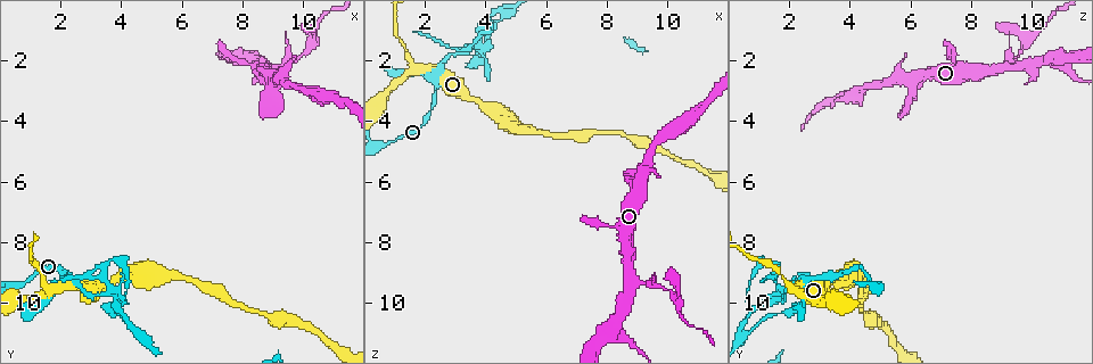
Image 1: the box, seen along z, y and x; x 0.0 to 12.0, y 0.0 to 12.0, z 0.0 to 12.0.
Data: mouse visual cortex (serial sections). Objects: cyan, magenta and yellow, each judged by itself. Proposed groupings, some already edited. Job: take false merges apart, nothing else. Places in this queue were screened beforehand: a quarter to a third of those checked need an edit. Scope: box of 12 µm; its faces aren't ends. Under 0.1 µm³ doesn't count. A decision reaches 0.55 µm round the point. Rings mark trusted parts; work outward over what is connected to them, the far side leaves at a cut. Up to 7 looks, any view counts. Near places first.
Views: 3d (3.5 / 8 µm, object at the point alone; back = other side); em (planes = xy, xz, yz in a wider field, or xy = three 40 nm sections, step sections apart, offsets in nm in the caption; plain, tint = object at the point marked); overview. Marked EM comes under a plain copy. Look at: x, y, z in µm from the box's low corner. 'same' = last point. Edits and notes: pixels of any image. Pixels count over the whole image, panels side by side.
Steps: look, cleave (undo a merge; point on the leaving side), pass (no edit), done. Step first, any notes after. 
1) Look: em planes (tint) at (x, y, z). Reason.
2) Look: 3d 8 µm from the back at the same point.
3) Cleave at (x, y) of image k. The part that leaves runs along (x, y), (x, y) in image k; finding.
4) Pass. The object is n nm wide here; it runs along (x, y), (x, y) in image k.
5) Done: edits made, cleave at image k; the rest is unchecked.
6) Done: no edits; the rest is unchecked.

Look: 3d 8 µm at (1.7, 9.5, 2.3). Calibre changes.

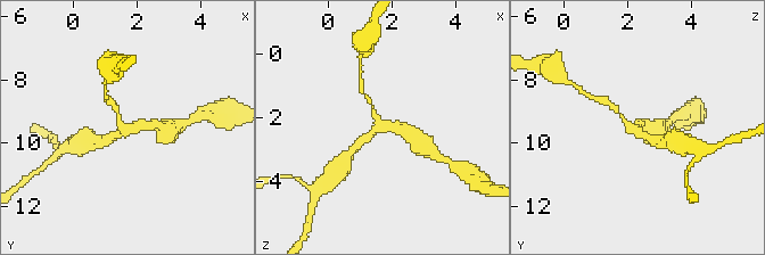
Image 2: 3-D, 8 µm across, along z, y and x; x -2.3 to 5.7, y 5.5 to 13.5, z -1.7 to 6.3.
Look: 3d 3.5 µm at (1.7, 9.6, 2.3). Closer look.

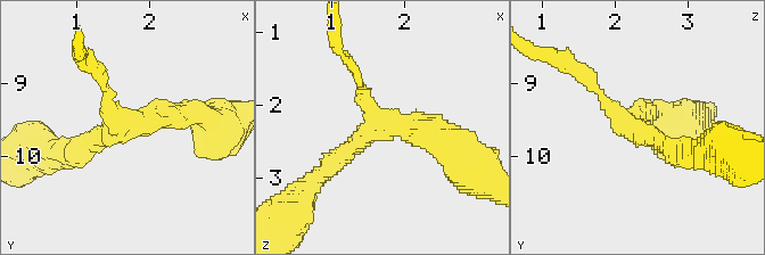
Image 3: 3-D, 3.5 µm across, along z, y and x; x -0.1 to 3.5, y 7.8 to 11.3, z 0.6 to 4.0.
Look: em planes (tint) at (1.75, 9.55, 2.25). 3 arms meet here; the arms are 150, 250, 300 nm wide.

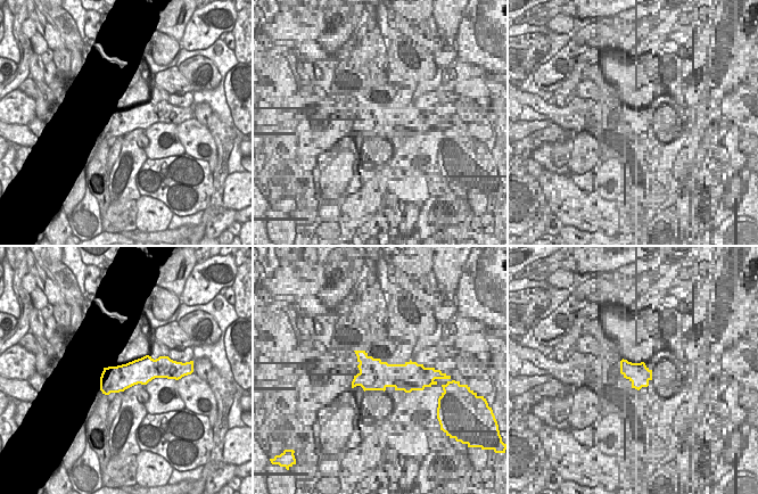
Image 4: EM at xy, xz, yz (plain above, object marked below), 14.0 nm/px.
Pass. The object is 380 nm wide here; it runs along (194, 112), (155, 115), (75, 154) in image 3; all the same cell.

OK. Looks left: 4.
Look: 3d 8 µm from the back at (3.4, 9.7, 1.6).

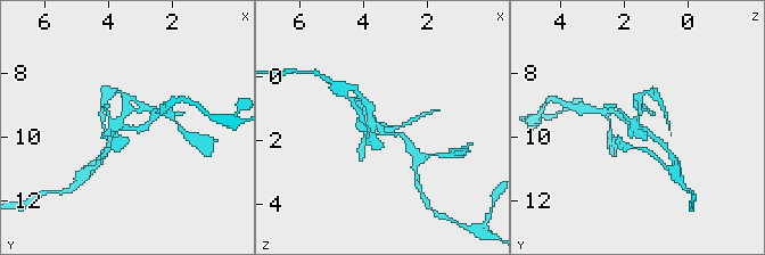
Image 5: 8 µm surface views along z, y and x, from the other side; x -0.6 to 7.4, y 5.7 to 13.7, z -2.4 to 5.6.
Look: 3d 3.5 µm at (3.5, 9.7, 1.7).

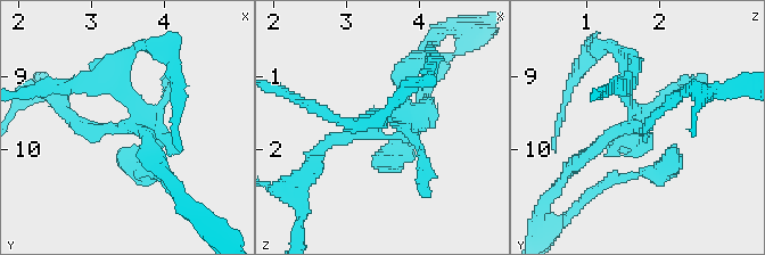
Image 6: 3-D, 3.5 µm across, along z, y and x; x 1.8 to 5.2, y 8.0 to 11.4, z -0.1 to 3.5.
Look: em xy step 2 (tint) at (3.45, 9.70, 1.60).

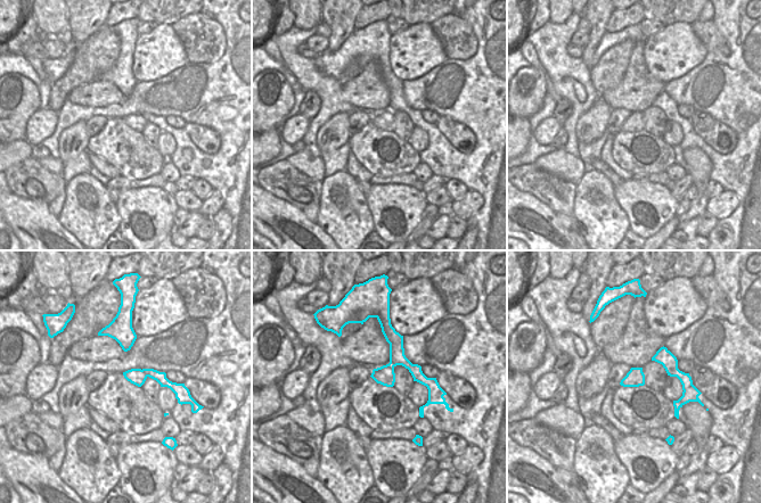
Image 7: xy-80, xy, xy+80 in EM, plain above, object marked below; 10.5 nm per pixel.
Cleave at (92, 89) of image 6. Two cells meet here.

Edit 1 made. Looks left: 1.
Done: edits made, cleave at image 6; the rest is unchecked.

